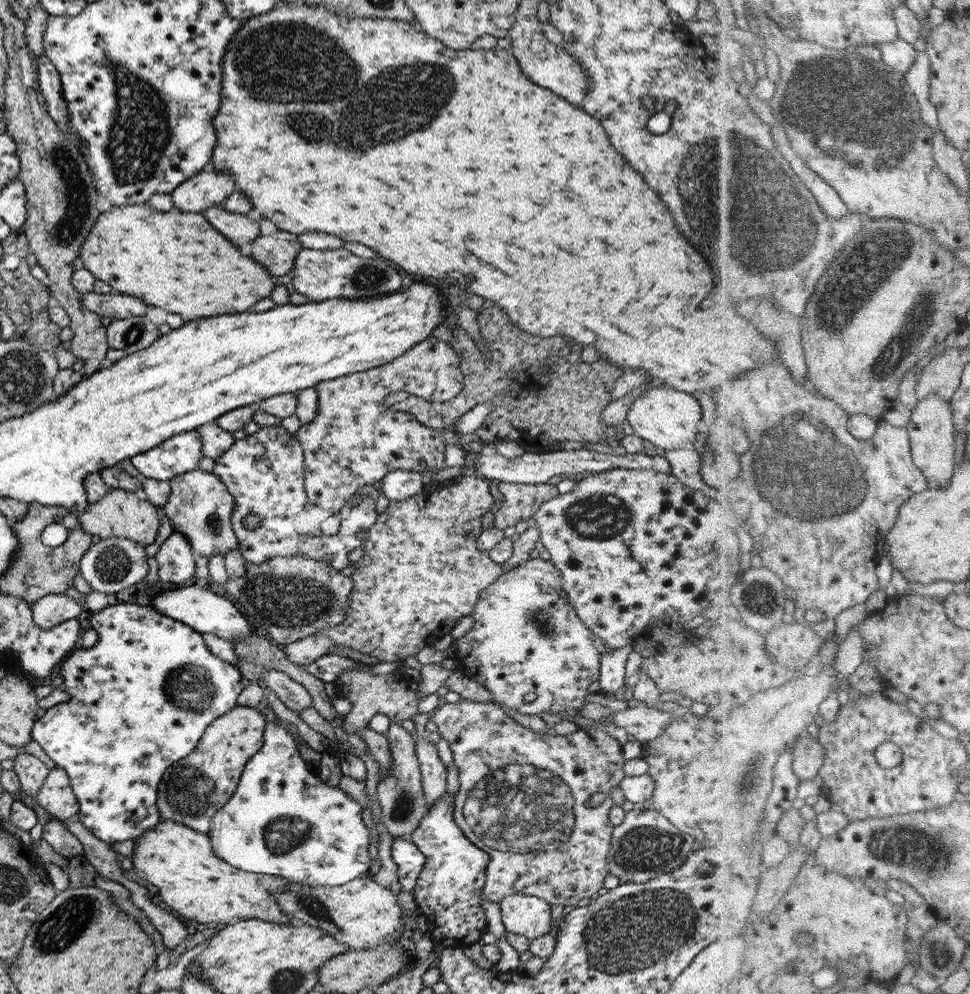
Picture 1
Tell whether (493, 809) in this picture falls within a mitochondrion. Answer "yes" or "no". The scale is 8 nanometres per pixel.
yes

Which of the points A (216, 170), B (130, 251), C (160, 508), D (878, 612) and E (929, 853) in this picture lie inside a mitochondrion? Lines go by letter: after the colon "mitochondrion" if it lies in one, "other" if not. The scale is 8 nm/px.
A: other
B: other
C: other
D: other
E: mitochondrion

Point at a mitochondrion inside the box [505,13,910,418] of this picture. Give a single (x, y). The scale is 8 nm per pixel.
(709, 203)

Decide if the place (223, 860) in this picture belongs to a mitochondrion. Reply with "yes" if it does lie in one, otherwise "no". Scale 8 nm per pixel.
no

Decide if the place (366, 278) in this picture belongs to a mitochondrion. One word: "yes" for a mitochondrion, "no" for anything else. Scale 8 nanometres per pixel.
yes

